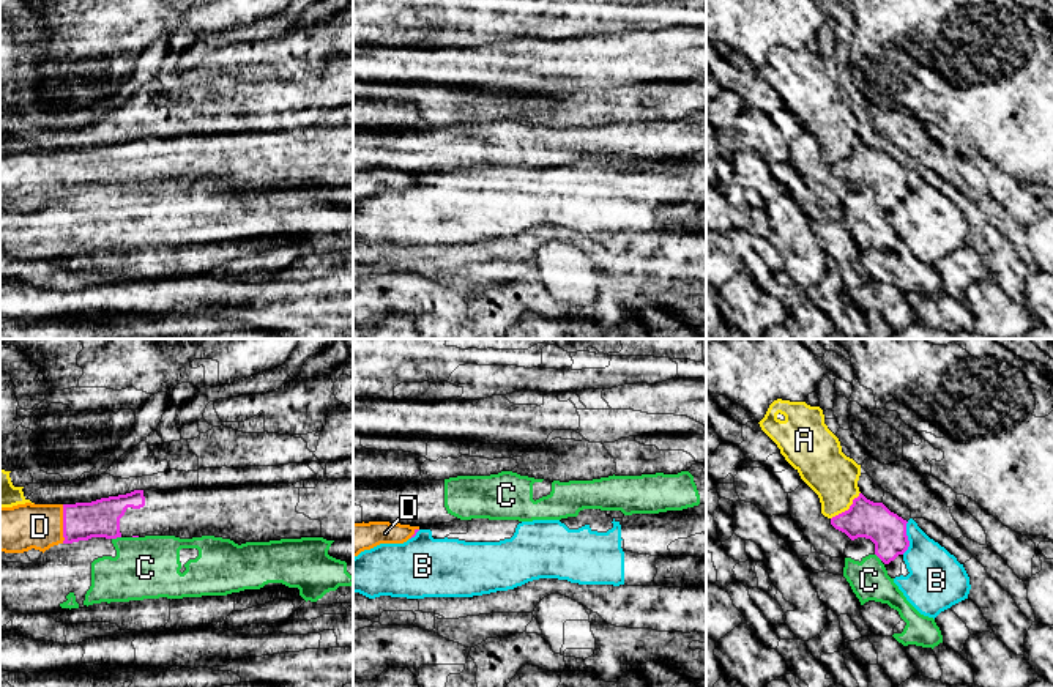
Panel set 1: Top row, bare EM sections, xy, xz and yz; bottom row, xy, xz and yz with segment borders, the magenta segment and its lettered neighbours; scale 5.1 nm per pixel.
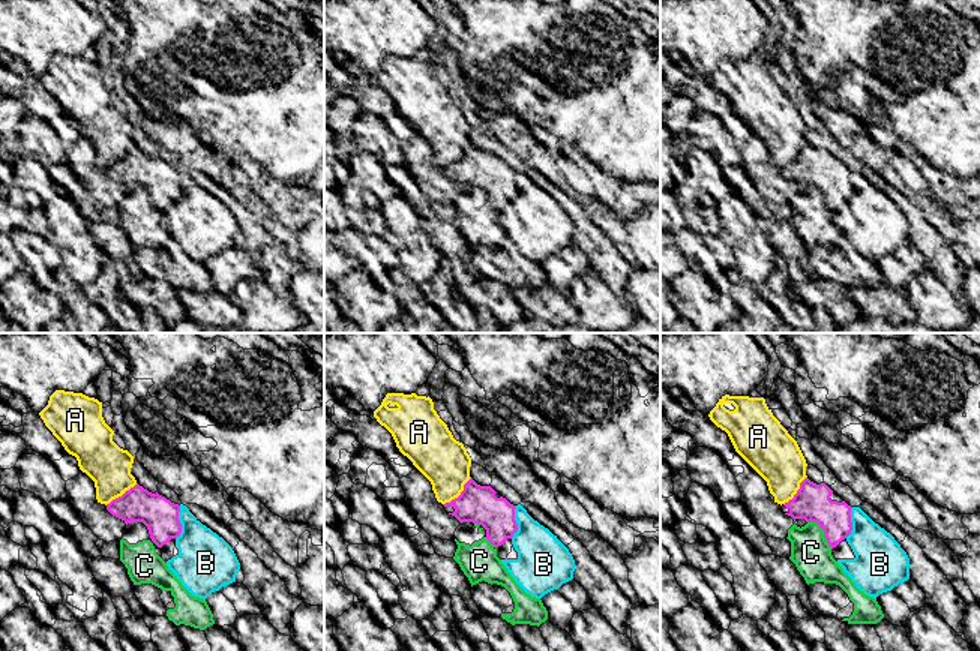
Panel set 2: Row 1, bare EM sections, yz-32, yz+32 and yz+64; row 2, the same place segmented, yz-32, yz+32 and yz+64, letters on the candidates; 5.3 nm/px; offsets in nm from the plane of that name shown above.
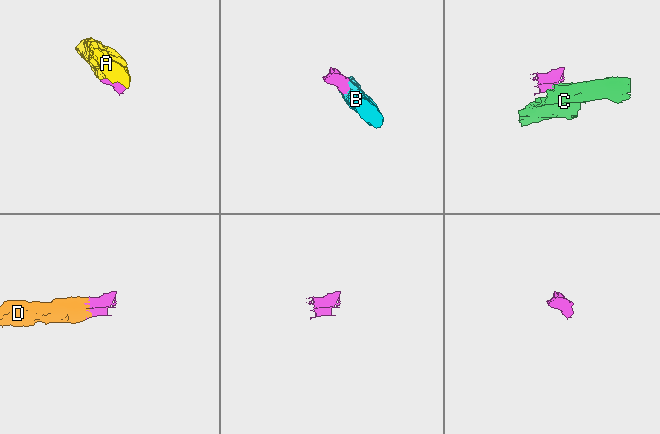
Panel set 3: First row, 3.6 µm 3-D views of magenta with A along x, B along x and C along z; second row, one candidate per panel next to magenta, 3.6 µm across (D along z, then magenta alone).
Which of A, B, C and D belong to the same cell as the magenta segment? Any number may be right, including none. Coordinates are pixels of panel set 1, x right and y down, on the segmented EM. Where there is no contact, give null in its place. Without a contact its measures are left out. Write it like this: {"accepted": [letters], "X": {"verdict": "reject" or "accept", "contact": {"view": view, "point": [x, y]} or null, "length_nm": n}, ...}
{"accepted": ["D"], "A": {"verdict": "reject", "contact": {"view": "yz", "point": [848, 509]}, "length_nm": 200}, "B": {"verdict": "reject", "contact": {"view": "yz", "point": [907, 538]}, "length_nm": 170}, "C": {"verdict": "reject", "contact": {"view": "xy", "point": [115, 538]}, "length_nm": 50}, "D": {"verdict": "accept", "contact": {"view": "xy", "point": [63, 523]}, "length_nm": 200}}

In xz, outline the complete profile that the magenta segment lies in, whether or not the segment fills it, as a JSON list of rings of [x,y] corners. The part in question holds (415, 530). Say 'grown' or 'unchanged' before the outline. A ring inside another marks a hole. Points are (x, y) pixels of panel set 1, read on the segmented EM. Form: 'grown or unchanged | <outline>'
grown | [[[389,522],[353,523],[353,558],[380,544],[404,544],[418,531],[419,526]]]

